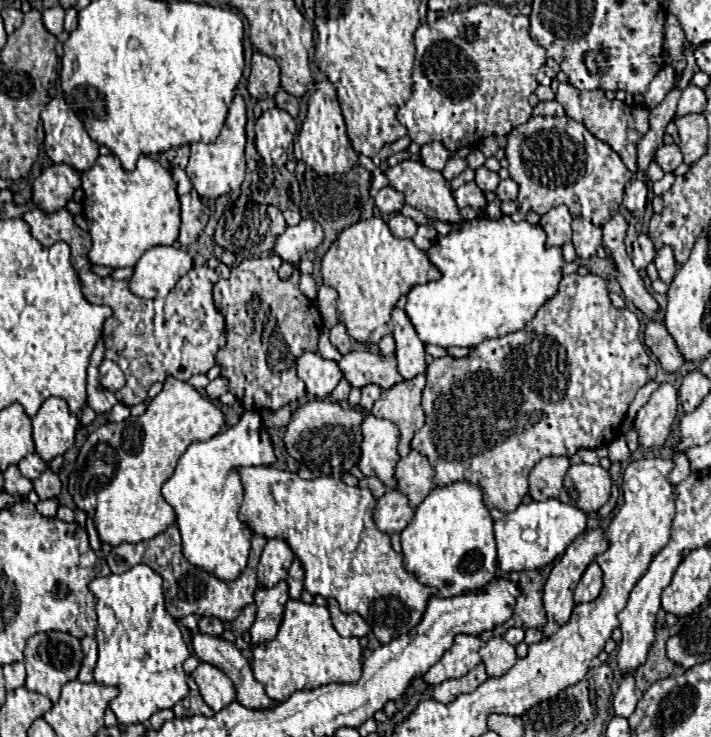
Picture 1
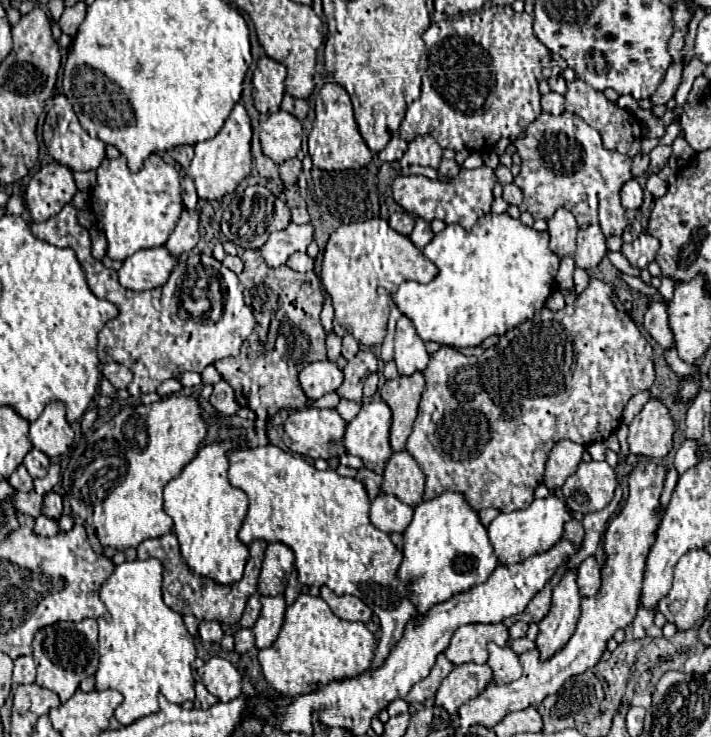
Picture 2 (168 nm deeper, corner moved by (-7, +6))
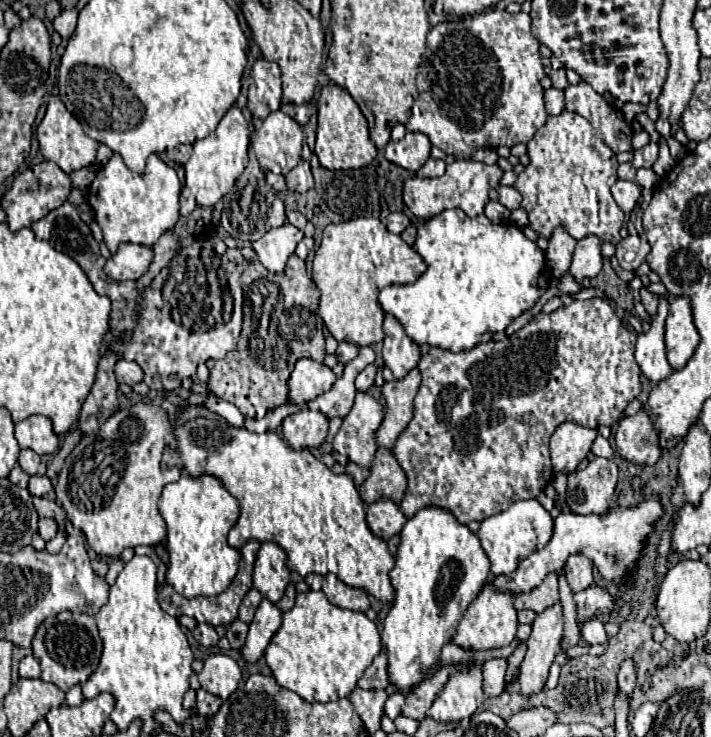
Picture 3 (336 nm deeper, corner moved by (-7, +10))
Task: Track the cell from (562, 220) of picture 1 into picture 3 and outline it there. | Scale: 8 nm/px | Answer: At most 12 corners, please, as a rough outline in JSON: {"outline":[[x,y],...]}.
{"outline":[[563,227],[551,235],[545,257],[555,277],[567,273],[577,241]]}

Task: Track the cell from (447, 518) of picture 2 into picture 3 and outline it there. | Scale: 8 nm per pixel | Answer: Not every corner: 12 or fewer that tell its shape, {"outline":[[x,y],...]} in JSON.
{"outline":[[403,525],[381,641],[411,693],[489,579],[473,531]]}

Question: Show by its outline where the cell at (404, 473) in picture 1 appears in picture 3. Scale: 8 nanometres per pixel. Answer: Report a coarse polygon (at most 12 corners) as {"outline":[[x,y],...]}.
{"outline":[[379,447],[359,487],[367,505],[401,503],[407,477],[389,449]]}

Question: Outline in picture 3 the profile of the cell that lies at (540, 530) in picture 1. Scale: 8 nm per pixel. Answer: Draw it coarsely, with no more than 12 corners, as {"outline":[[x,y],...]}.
{"outline":[[537,499],[483,519],[491,573],[511,575],[547,545],[551,515]]}

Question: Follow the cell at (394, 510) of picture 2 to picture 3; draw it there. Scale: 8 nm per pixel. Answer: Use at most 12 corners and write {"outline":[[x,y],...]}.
{"outline":[[389,499],[367,507],[367,525],[387,541],[407,519]]}

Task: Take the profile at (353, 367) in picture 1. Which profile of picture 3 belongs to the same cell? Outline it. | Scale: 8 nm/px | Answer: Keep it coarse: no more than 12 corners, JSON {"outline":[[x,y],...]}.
{"outline":[[361,347],[345,365],[343,377],[307,407],[327,419],[351,411],[357,373],[373,361],[375,351]]}

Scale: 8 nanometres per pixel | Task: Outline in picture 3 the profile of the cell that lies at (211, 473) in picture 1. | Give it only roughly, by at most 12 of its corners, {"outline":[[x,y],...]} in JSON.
{"outline":[[211,475],[159,499],[165,581],[183,597],[229,587],[237,499]]}

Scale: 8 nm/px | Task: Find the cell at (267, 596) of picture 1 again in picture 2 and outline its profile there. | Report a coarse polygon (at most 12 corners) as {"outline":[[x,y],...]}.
{"outline":[[261,597],[255,645],[271,647],[285,615],[285,597]]}

